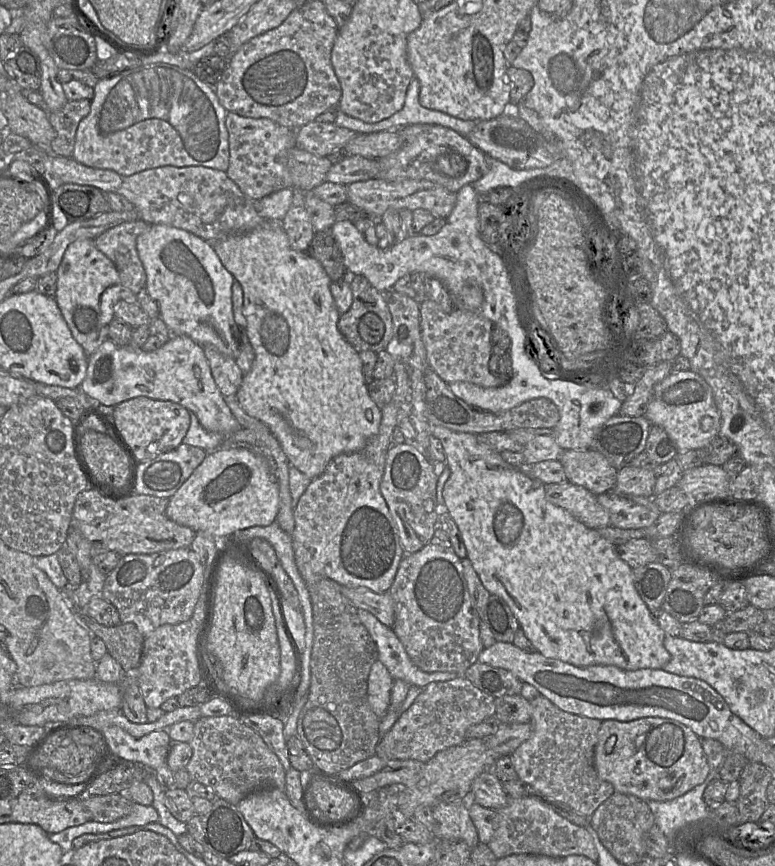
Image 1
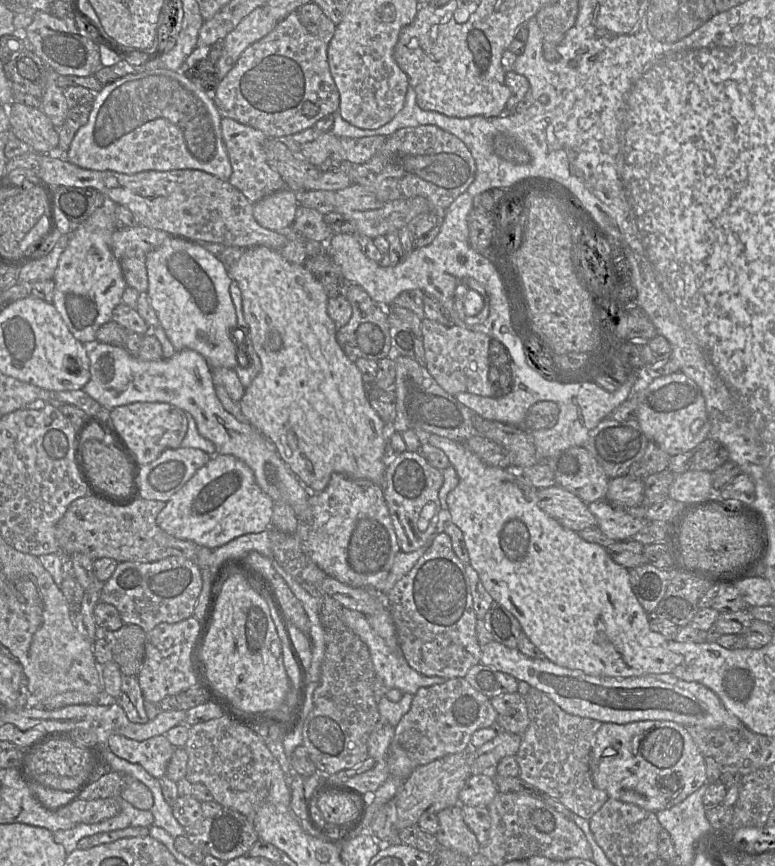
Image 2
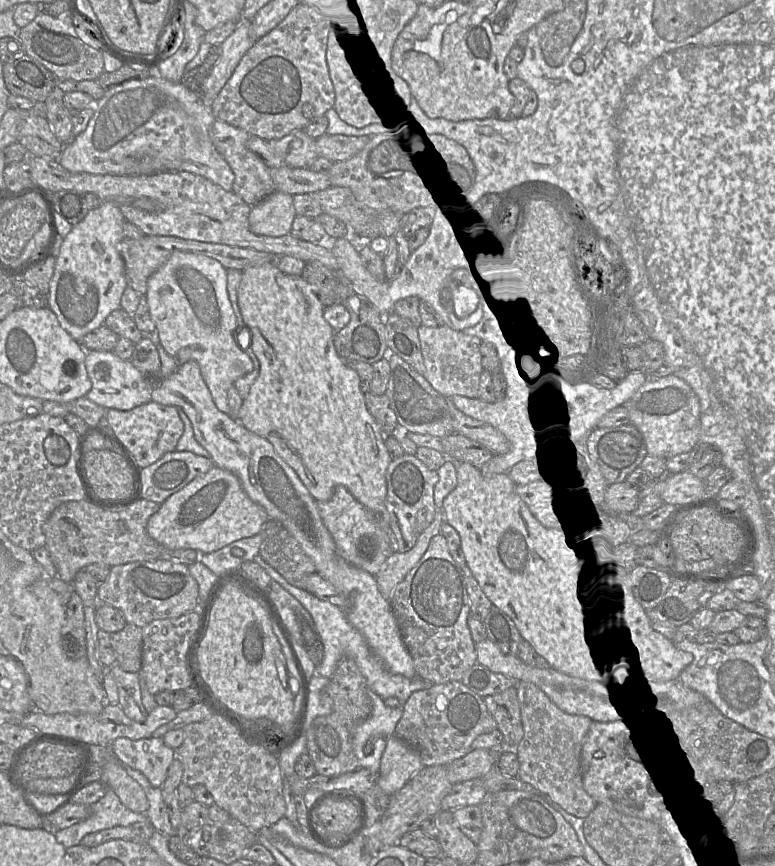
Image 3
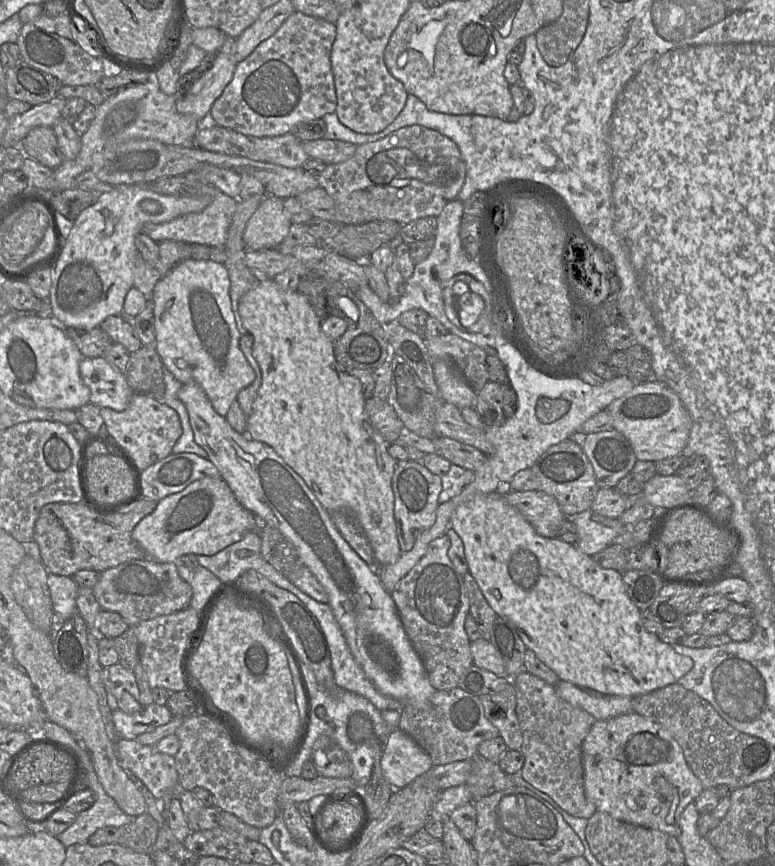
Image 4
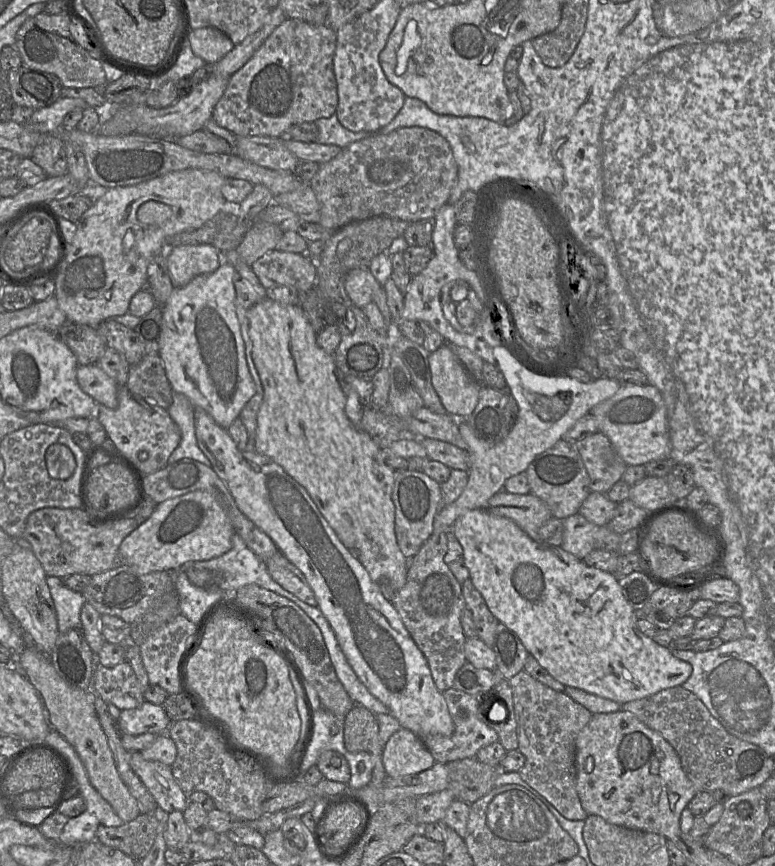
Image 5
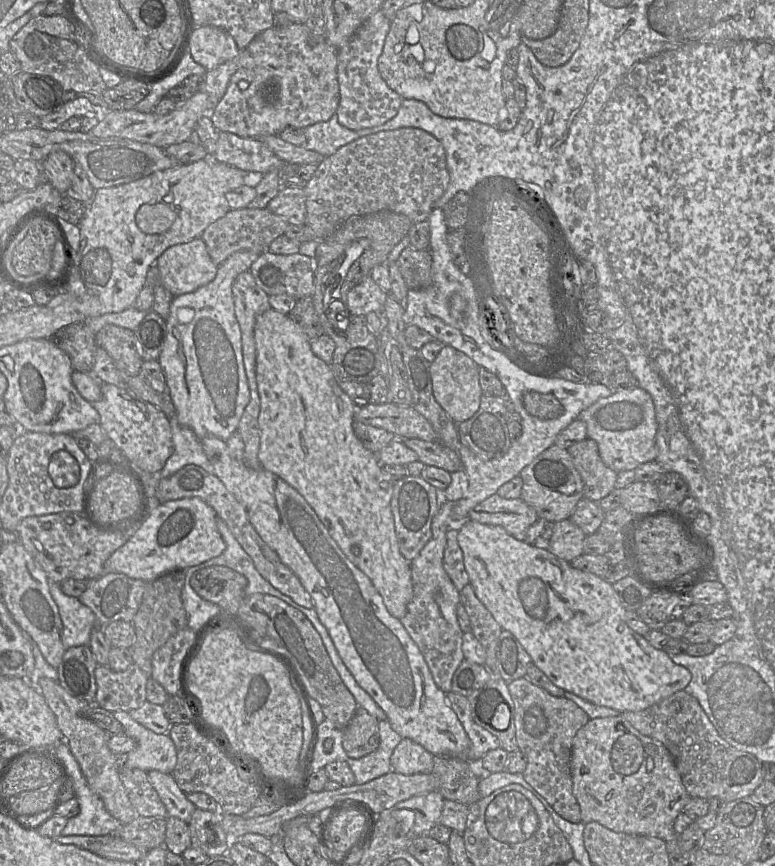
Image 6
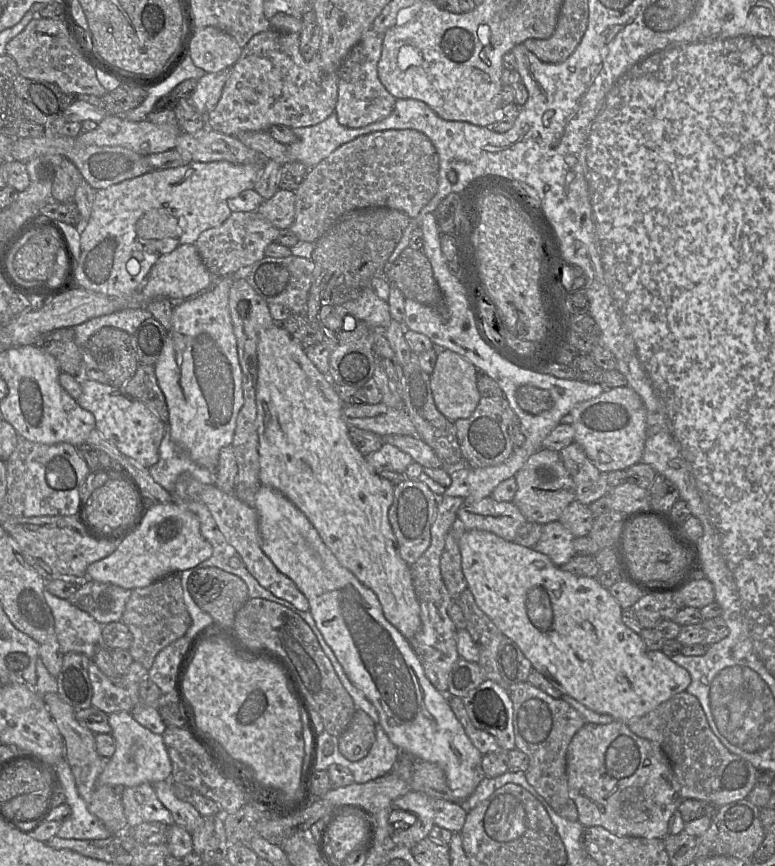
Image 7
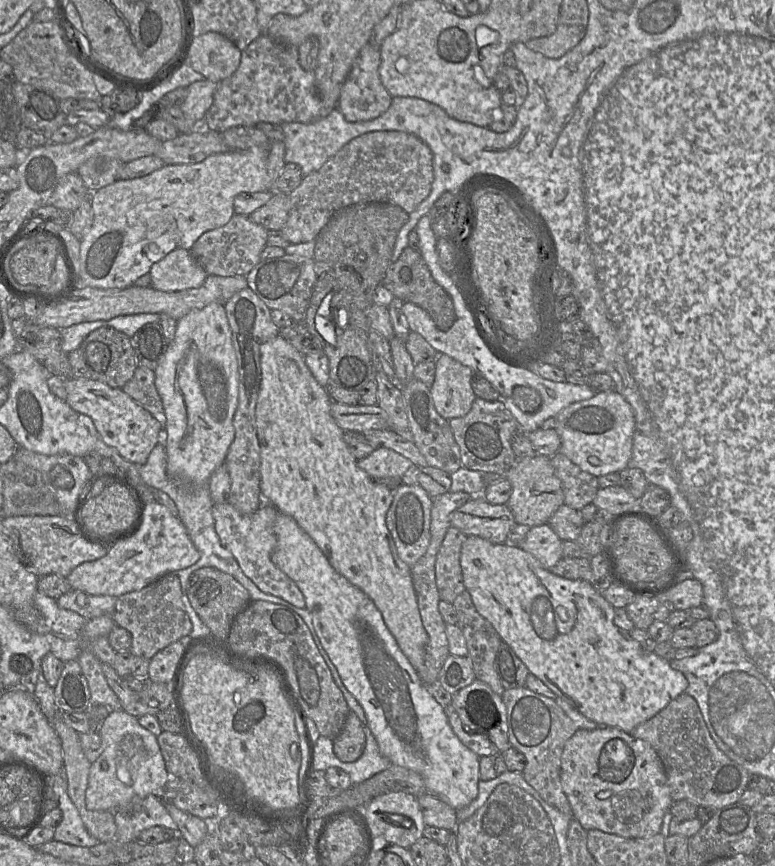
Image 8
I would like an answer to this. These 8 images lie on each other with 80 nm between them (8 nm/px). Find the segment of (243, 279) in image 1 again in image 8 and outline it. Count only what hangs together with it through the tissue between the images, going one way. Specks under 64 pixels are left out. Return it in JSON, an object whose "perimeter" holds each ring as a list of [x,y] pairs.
{"perimeter":[[[280,335],[263,343],[260,346],[261,383],[256,403],[256,434],[260,447],[260,491],[261,506],[272,505],[279,512],[291,516],[321,549],[332,567],[347,578],[352,584],[362,590],[375,604],[383,620],[395,638],[399,648],[406,656],[410,664],[419,674],[424,665],[425,648],[428,642],[428,634],[423,626],[418,609],[417,597],[413,587],[411,568],[398,556],[395,543],[386,524],[386,515],[393,501],[394,491],[383,484],[375,483],[372,478],[358,466],[358,461],[353,457],[344,441],[344,431],[336,424],[330,413],[332,400],[327,388],[322,387],[313,377],[303,357],[292,345]]]}

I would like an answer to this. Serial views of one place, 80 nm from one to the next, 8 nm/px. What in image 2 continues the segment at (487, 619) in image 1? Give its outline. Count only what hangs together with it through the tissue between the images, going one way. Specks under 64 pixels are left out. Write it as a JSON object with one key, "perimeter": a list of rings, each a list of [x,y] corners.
{"perimeter":[[[493,601],[483,621],[494,641],[511,649],[518,647],[518,639],[523,632],[521,625],[515,616],[502,605]]]}

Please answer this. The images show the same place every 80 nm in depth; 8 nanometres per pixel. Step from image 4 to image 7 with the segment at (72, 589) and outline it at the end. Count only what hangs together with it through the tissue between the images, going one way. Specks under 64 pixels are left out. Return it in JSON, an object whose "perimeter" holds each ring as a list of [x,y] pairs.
{"perimeter":[[[47,590],[44,596],[54,617],[55,633],[63,654],[78,652],[93,658],[101,647],[106,647],[102,624],[67,599],[58,598]]]}

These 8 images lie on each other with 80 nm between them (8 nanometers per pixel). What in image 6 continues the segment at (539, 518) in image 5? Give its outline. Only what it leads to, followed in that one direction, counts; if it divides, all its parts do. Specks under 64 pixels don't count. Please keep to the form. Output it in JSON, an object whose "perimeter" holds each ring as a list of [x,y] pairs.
{"perimeter":[[[491,495],[476,505],[467,519],[504,528],[511,536],[525,541],[528,528],[538,519],[536,511],[521,498],[504,499]]]}

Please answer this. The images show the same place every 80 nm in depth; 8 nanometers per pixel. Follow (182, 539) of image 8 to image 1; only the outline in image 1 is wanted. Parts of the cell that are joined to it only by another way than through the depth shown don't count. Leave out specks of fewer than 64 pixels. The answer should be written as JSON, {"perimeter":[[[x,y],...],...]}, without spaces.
{"perimeter":[[[223,445],[208,452],[176,493],[169,498],[166,515],[196,531],[208,532],[222,542],[234,532],[268,526],[279,510],[279,485],[268,460],[241,445]]]}

